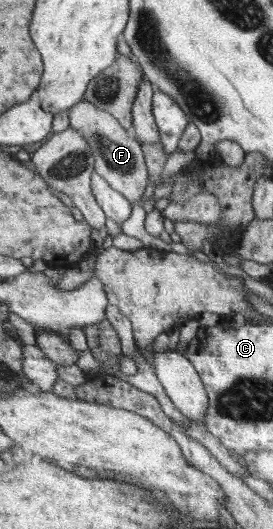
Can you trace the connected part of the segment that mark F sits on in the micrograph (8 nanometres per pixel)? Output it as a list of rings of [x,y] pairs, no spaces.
[[[83,99],[77,106],[72,106],[68,110],[70,112],[70,128],[76,129],[90,143],[90,150],[96,157],[96,172],[105,177],[133,205],[139,203],[143,199],[150,181],[142,142],[132,130],[123,128],[114,115],[90,101]]]

